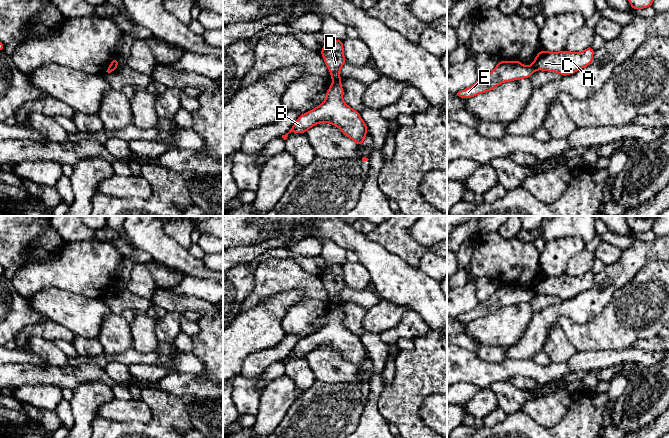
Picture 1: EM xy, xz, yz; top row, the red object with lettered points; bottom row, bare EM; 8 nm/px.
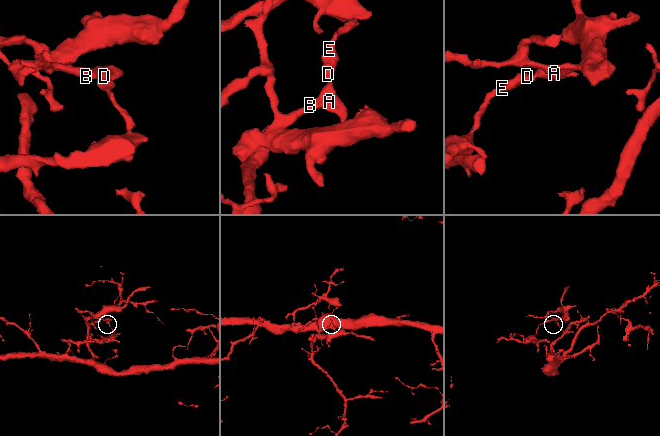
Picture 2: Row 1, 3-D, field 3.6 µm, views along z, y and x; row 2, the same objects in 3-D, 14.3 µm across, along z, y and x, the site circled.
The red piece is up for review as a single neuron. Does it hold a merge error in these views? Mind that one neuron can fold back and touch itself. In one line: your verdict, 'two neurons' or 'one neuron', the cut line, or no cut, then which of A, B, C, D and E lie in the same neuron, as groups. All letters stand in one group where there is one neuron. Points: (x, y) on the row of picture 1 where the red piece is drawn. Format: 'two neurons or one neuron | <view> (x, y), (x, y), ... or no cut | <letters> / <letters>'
two neurons | xz (339, 79), (333, 81) | A B C / D E

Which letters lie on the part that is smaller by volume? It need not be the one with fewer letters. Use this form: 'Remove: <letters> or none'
Remove: A, B, C

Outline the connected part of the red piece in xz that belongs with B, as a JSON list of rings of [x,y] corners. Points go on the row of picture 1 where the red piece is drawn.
[[[340,80],[333,81],[333,84],[330,85],[326,92],[326,98],[323,103],[300,115],[289,132],[282,135],[282,138],[286,140],[291,132],[306,133],[314,125],[323,122],[337,126],[344,135],[353,139],[358,146],[362,146],[368,133],[368,128],[360,117],[359,112],[344,102]]]

